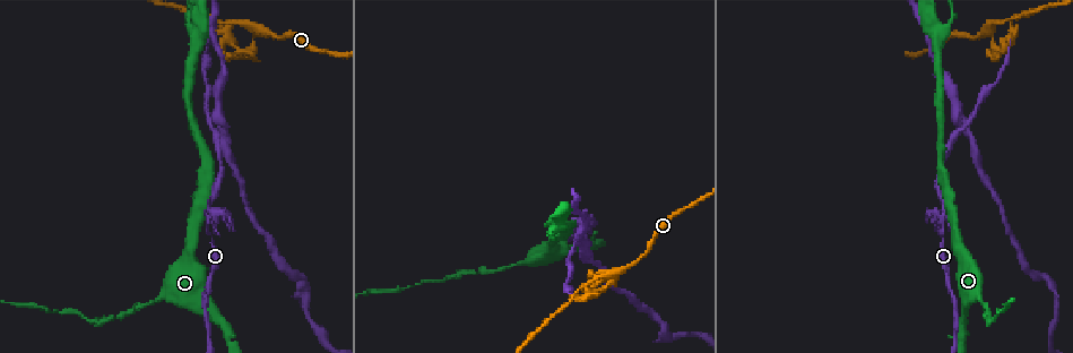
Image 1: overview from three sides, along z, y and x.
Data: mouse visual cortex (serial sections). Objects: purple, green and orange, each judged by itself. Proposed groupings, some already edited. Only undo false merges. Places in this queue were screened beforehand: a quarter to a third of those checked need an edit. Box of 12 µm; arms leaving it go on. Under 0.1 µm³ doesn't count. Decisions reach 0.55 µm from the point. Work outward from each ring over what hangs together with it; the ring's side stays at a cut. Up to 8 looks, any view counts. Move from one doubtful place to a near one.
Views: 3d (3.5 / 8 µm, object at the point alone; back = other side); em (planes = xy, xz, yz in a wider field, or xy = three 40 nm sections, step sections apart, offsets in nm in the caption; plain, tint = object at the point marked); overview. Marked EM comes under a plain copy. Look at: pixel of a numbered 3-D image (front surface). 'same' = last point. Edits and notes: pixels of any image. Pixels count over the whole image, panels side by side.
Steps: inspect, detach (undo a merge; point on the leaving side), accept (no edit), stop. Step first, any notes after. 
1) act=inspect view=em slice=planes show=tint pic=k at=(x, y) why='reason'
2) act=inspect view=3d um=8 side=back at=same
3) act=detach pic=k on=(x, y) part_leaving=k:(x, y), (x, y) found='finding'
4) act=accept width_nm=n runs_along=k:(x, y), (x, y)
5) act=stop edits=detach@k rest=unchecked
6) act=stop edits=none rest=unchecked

act=inspect view=3d um=3.5 pic=1 at=(562, 222) why='three-way junction'

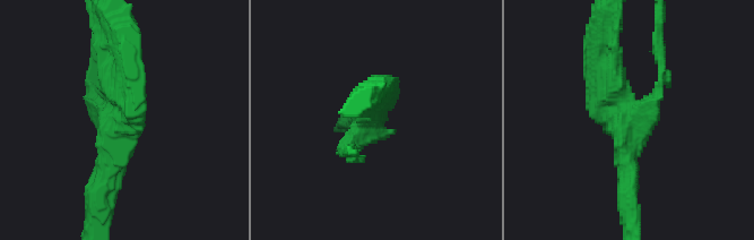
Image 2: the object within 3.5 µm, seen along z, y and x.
act=inspect view=em slice=xy step=2 show=tint pic=2 at=(117, 134)

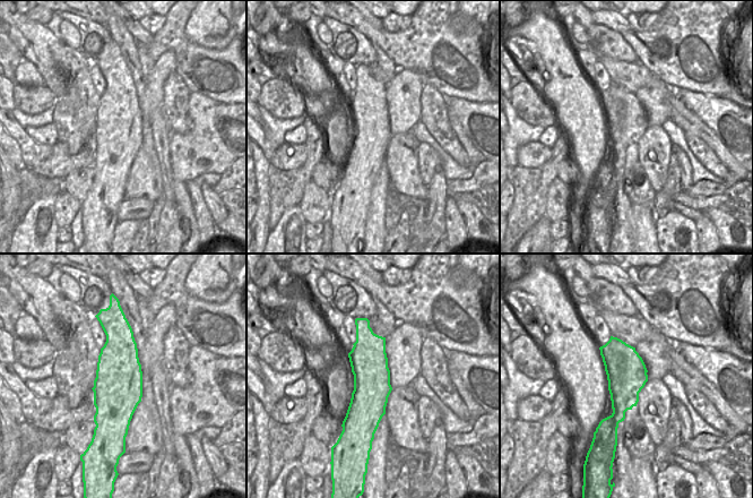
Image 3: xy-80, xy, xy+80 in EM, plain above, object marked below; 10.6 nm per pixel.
act=detach pic=2 on=(664, 79) arm_widths_nm=150,300,350 part_leaving=2:(639, 119), (662, 80), (662, 40) found='a second cell is stuck on'

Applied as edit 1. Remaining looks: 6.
act=inspect view=3d um=3.5 pic=1 at=(258, 29) why='side arm on a straight run'

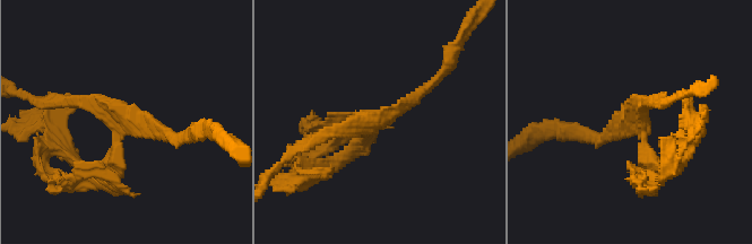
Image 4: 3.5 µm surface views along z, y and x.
act=inspect view=em slice=xy step=2 show=tint pic=4 at=(378, 118) arms=3 arm_widths_nm=150,150,200 why='shape alone is not enough'

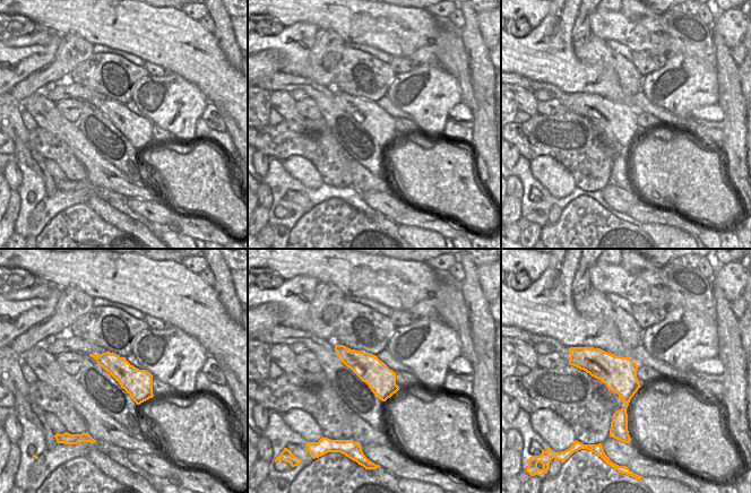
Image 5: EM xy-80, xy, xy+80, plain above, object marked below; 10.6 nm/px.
act=detach pic=4 on=(100, 171) found='two cells meet here'

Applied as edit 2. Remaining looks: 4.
act=inspect view=overview why='redraw'

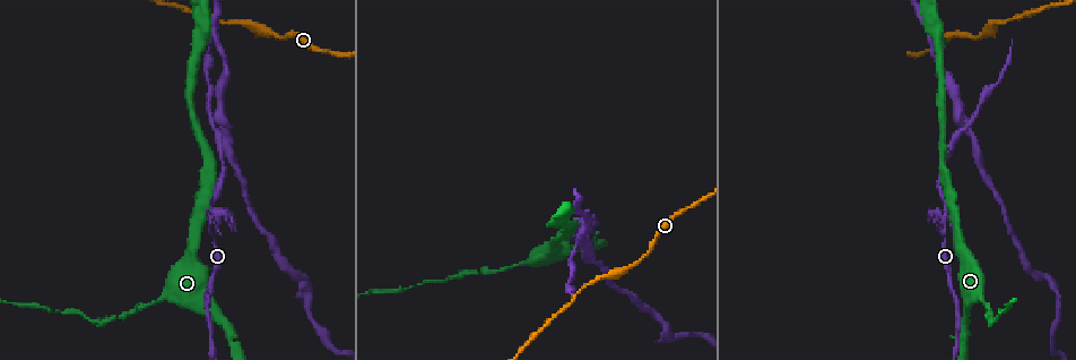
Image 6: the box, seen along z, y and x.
act=inspect view=3d um=3.5 pic=6 at=(522, 264) why='sudden change in width'

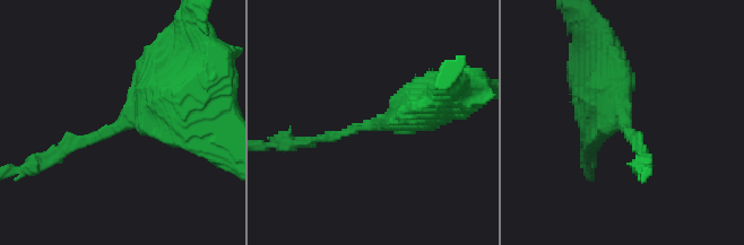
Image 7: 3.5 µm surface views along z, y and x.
act=inspect view=em slice=planes show=tint pic=7 at=(373, 123) why='shape alone is not enough'

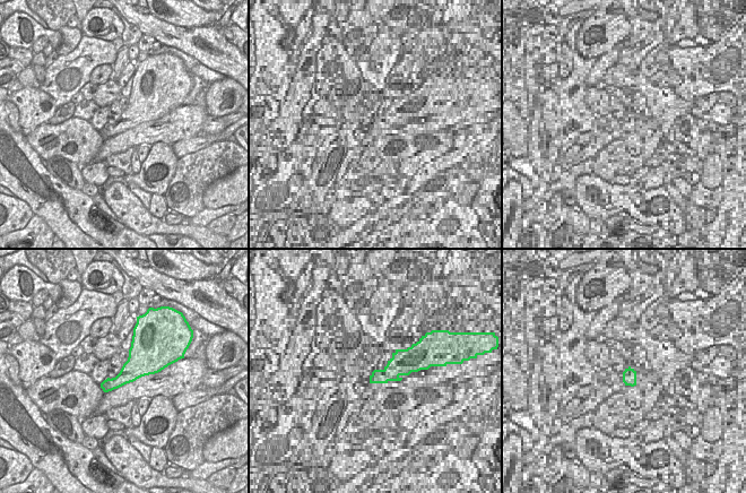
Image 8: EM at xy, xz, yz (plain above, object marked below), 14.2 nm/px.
act=accept runs_along=7:(183, 87), (58, 156) found='one cell here'

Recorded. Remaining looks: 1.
act=stop edits=detach@2,detach@4 rest=unchecked

